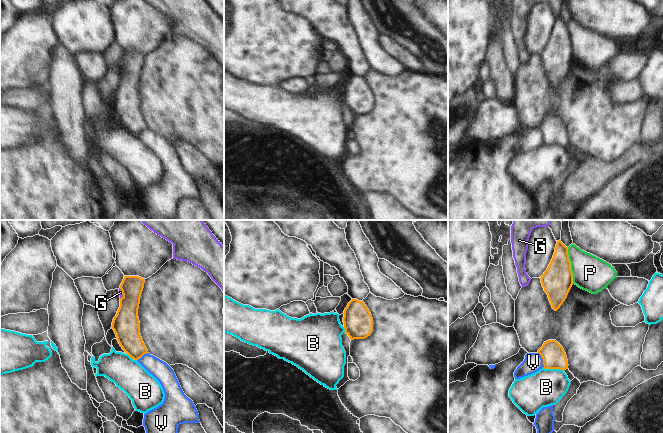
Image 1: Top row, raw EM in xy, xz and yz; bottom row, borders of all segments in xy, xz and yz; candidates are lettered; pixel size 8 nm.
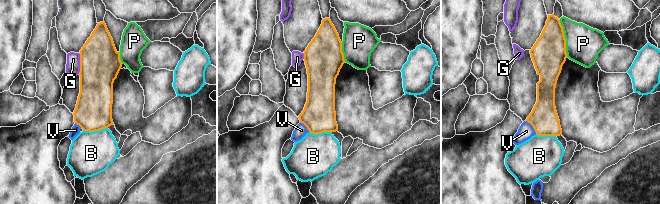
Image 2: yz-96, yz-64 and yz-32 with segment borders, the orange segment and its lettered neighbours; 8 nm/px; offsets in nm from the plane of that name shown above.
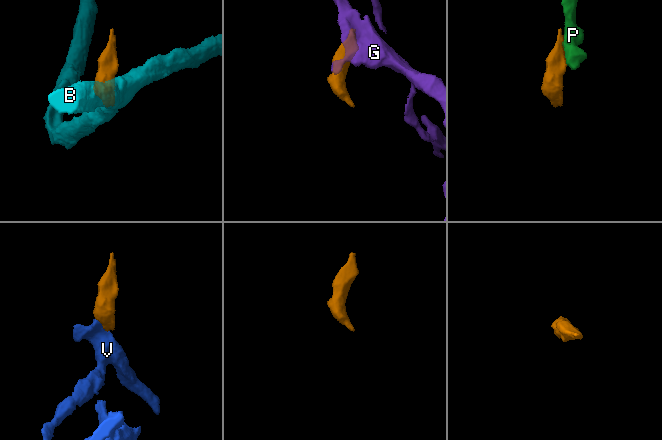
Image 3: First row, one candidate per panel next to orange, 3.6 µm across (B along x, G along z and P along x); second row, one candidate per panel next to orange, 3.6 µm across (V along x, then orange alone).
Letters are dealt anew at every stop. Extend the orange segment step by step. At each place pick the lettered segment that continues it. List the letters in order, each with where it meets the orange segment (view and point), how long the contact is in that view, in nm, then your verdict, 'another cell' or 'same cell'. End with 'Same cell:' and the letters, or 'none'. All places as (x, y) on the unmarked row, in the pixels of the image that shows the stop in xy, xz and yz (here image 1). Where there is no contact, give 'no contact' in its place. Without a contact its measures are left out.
B: contact yz (553, 144); length 160 nm; another cell
G: contact xy (122, 69); length 90 nm; another cell
P: contact yz (570, 41); length 300 nm; another cell
V: contact yz (542, 134); length 130 nm; another cell
Same cell: none

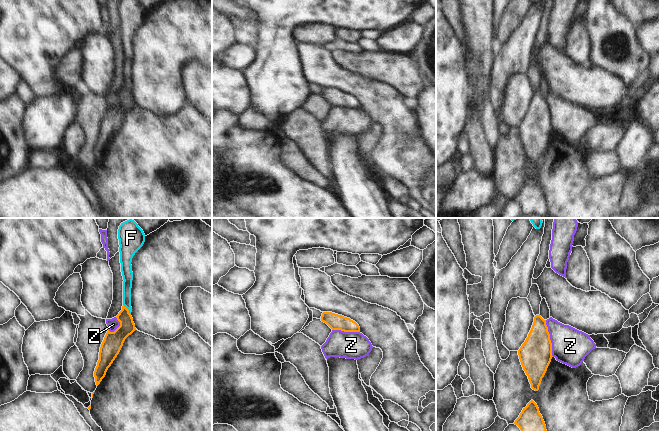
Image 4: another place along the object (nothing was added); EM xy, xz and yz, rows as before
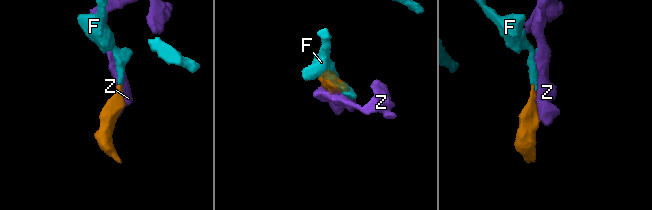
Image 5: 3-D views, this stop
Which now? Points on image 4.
F: contact xy (127, 85); length 110 nm; same cell
Z: contact yz (549, 114); length 300 nm; another cell
Same cell: F

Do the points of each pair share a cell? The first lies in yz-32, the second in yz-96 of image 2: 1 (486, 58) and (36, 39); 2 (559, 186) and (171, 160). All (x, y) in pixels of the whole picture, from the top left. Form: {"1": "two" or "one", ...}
{"1": "two", "2": "two"}

